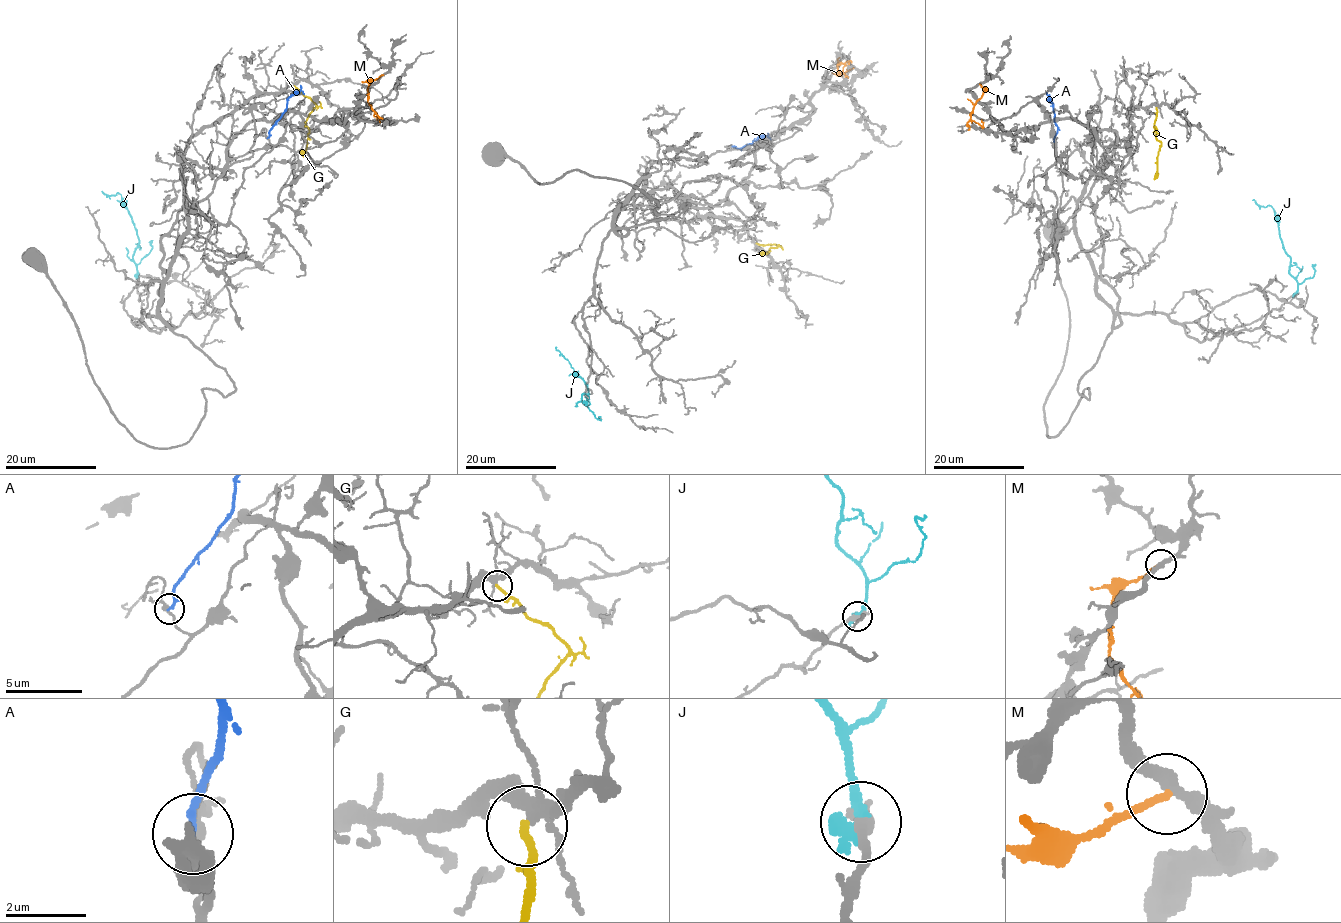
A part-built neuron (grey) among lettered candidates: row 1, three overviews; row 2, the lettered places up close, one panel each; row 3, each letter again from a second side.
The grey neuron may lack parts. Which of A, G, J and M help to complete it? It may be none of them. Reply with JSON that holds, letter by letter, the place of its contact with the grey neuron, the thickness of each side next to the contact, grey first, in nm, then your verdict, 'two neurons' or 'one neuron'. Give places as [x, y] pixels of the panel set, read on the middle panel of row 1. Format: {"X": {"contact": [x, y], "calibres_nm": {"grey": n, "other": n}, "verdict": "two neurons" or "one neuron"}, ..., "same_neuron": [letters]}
{"A": {"contact": [732, 146], "calibres_nm": {"grey": 180, "other": 180}, "verdict": "two neurons"}, "G": {"contact": [756, 243], "calibres_nm": {"grey": 260, "other": 180}, "verdict": "one neuron"}, "J": {"contact": [586, 403], "calibres_nm": {"grey": 380, "other": 360}, "verdict": "one neuron"}, "M": {"contact": [853, 68], "calibres_nm": {"grey": 280, "other": 160}, "verdict": "two neurons"}, "same_neuron": ["G", "J"]}

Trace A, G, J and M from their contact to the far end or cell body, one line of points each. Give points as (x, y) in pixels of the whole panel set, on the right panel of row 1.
A: (1054, 141), (1057, 131), (1053, 105), (1047, 92)
G: (1156, 107), (1154, 128), (1156, 139), (1160, 143), (1154, 180)
J: (1295, 294), (1297, 283), (1290, 273), (1290, 257), (1279, 236), (1278, 219), (1271, 206), (1257, 205), (1252, 200)
M: (979, 84), (984, 90), (971, 118), (982, 126), (981, 120)

